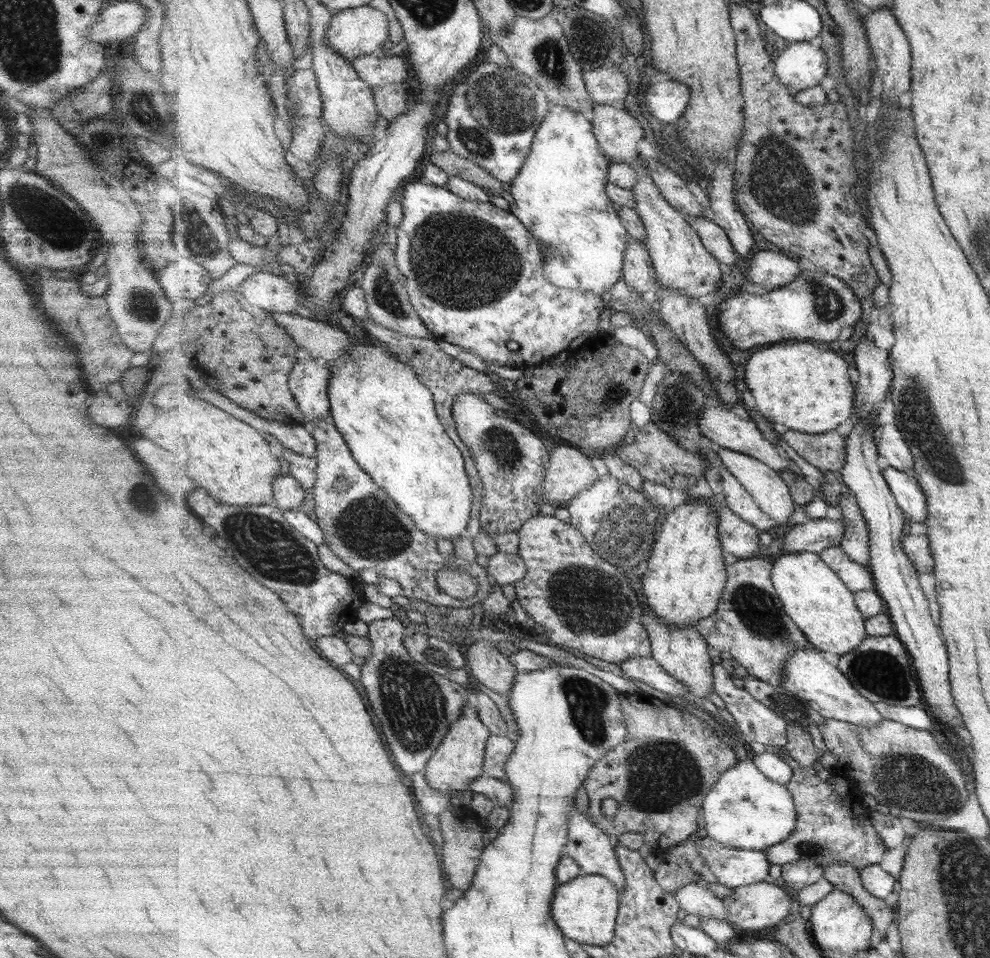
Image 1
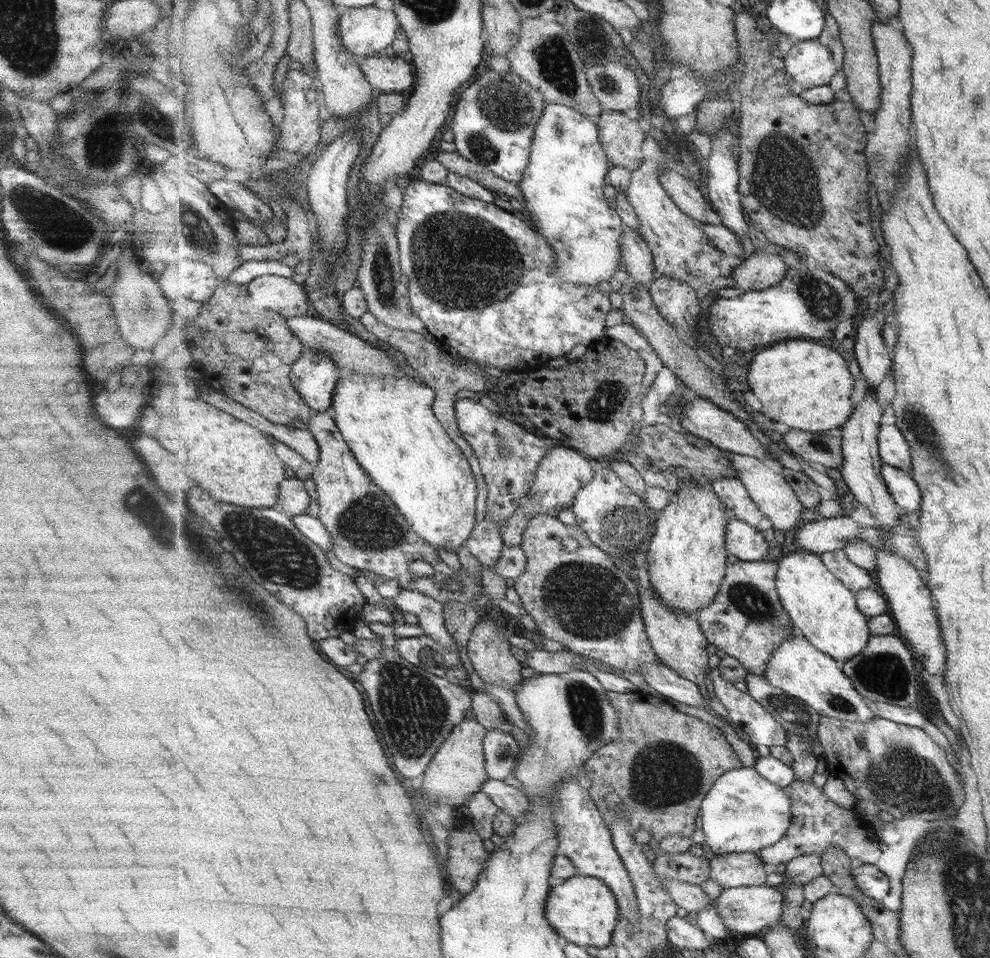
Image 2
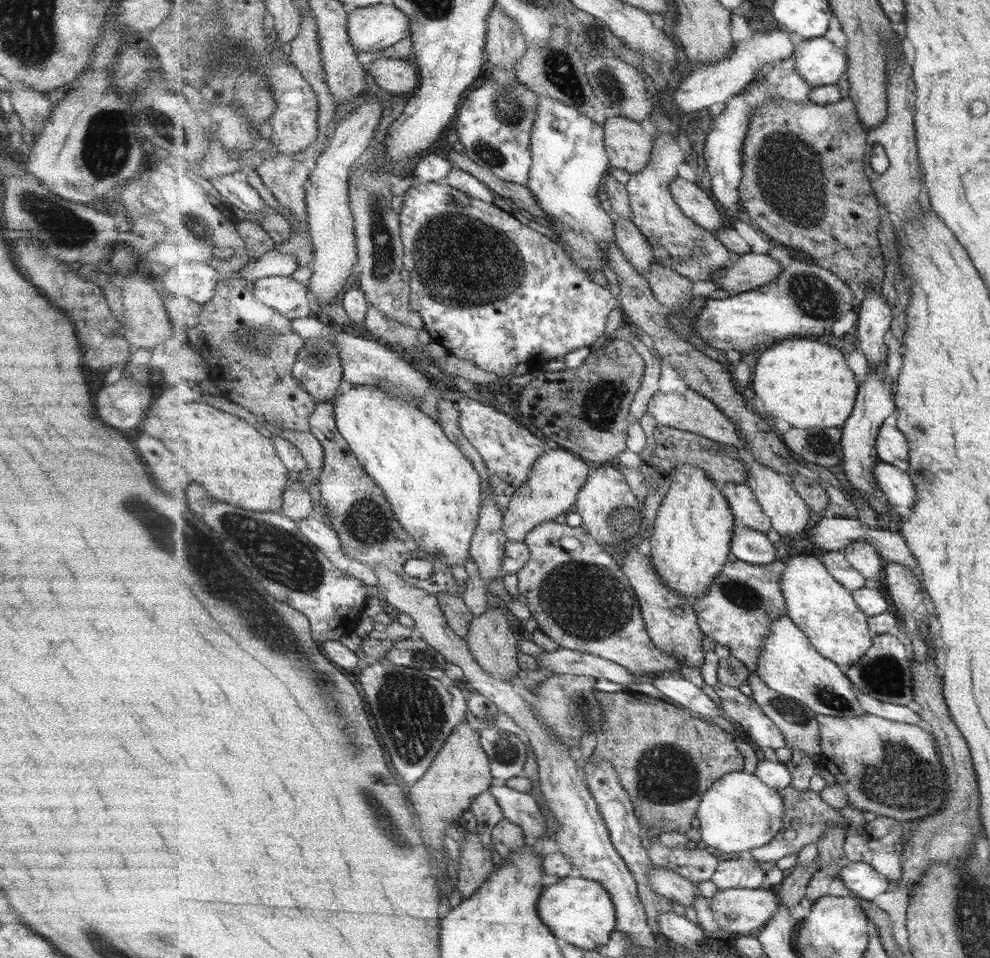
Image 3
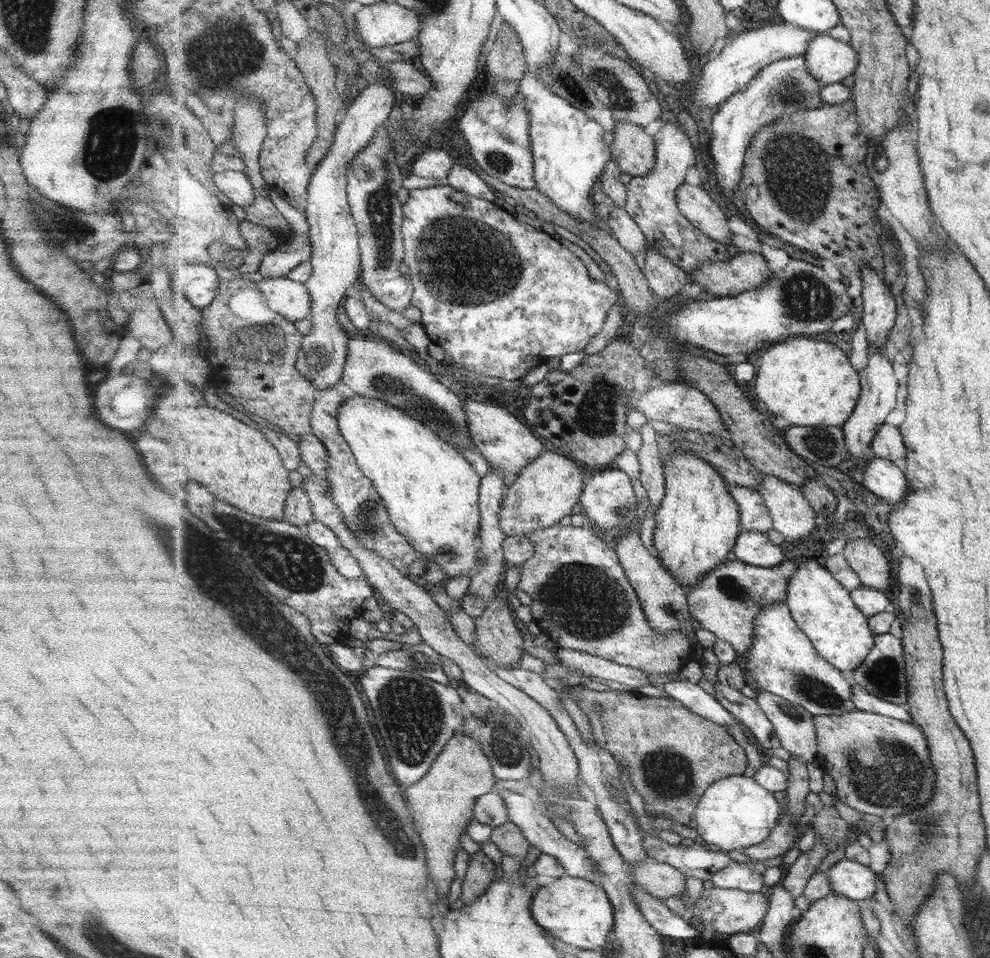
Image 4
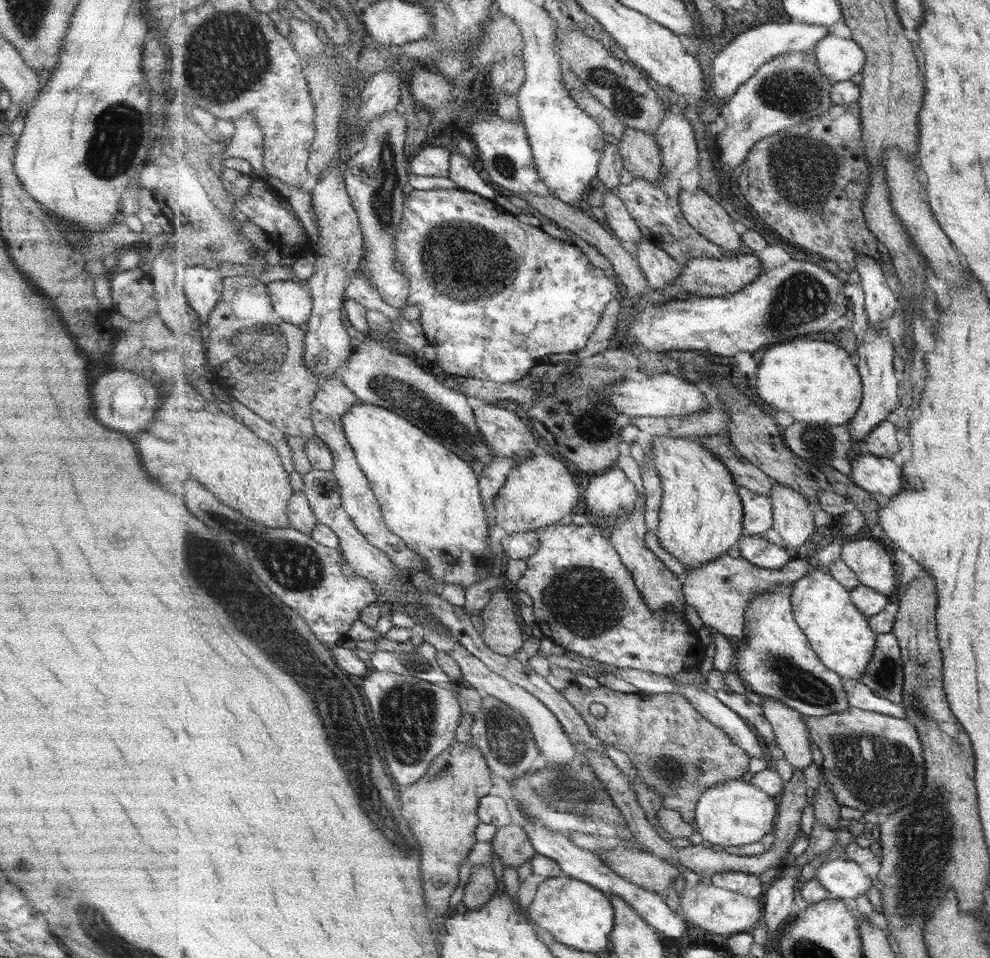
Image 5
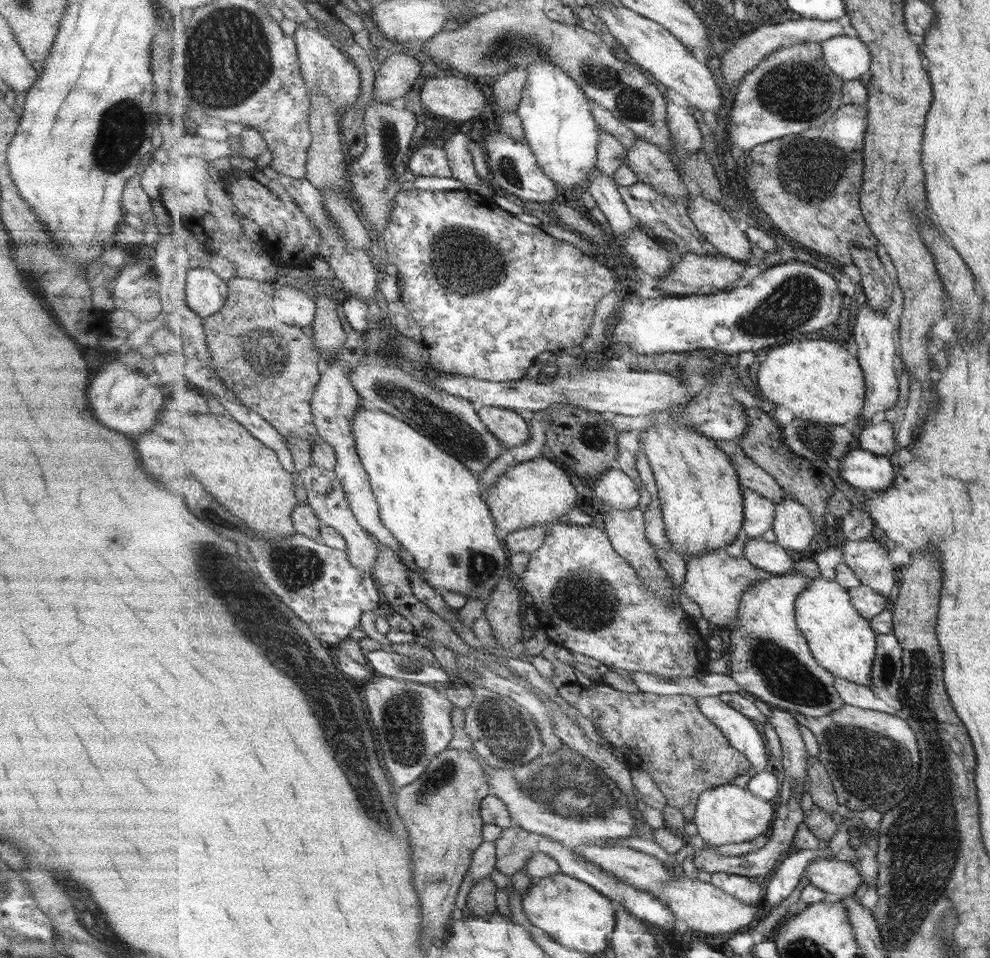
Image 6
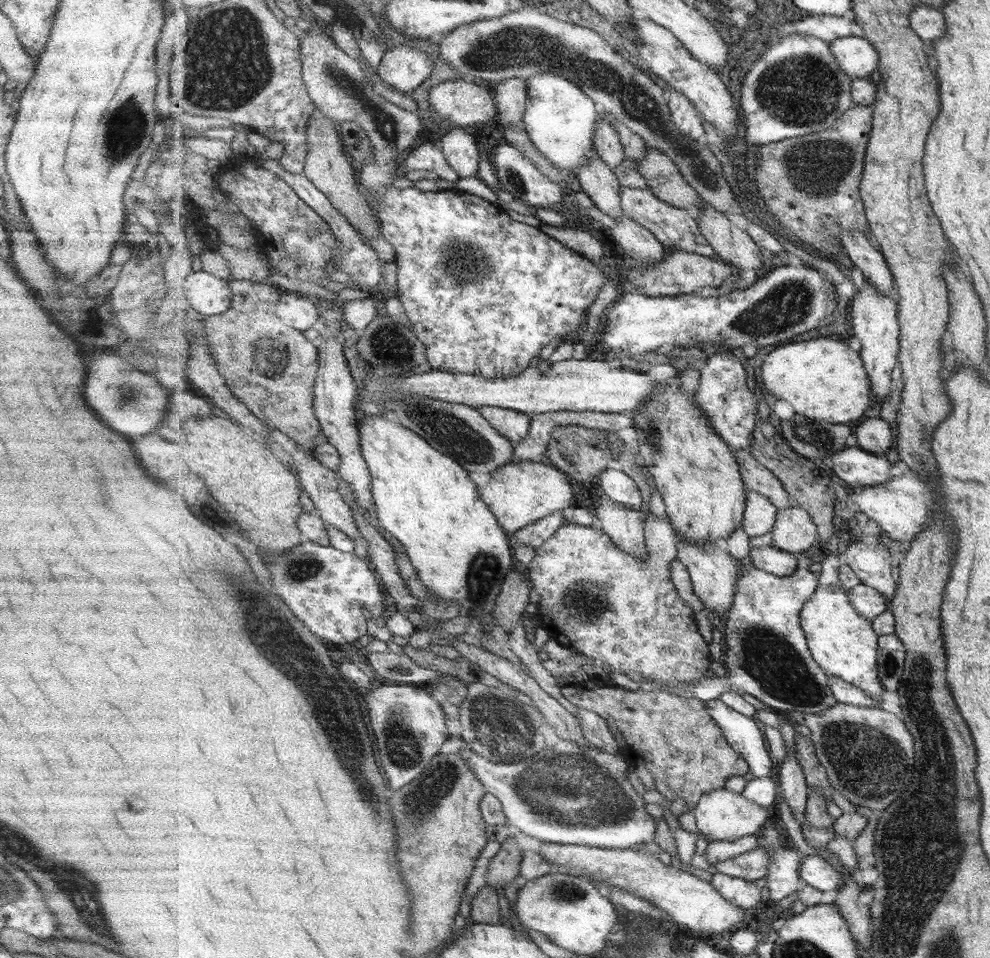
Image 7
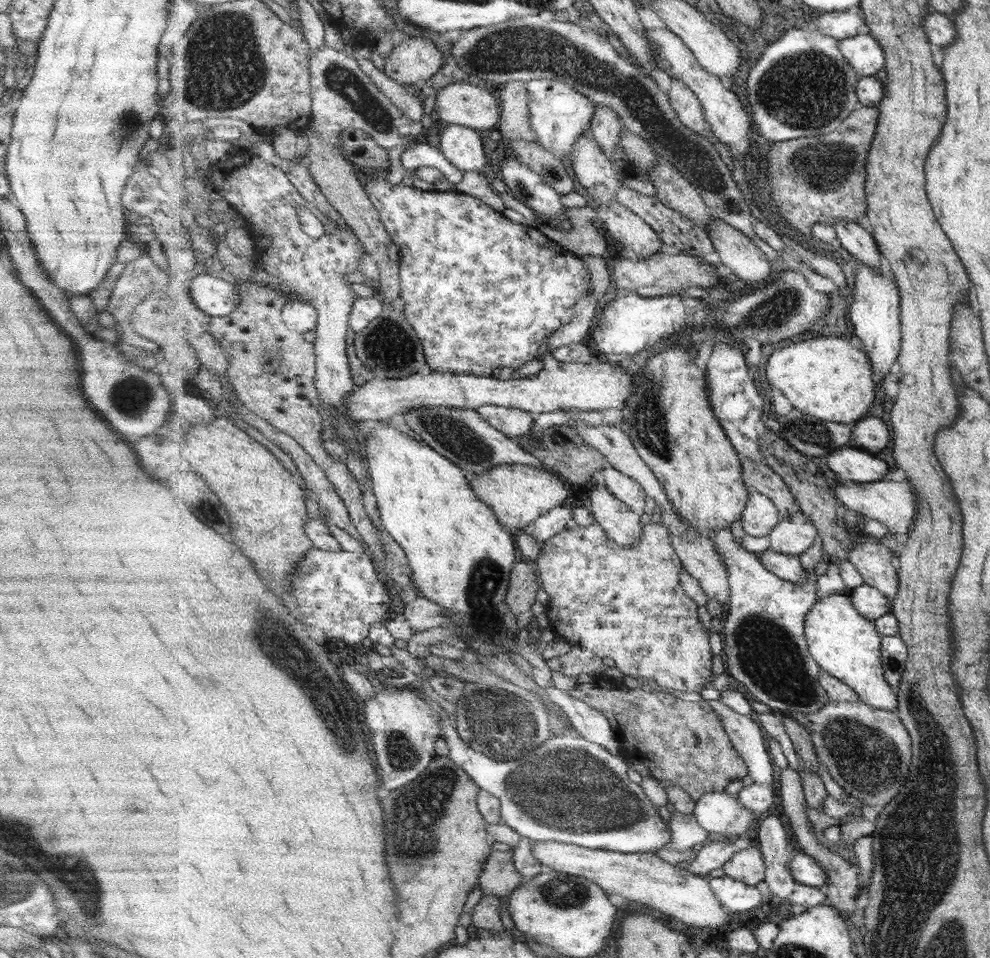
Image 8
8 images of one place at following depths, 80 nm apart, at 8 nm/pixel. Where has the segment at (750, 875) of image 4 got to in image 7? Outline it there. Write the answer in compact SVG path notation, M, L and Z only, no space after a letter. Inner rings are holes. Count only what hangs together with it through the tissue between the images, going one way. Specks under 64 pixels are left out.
M714 871L710 883L714 884L727 900L744 909L753 908L763 900L761 888L756 882Z

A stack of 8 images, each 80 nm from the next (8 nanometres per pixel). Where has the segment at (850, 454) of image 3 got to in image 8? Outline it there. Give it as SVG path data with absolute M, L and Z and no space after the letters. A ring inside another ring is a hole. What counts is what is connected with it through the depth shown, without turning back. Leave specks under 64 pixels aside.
M858 262L860 268L858 275L855 276L854 289L852 290L851 300L851 324L853 332L871 356L871 364L875 374L884 379L891 366L898 364L898 356L902 351L902 324L900 318L902 315L900 307L900 290L894 279L888 278L876 272L868 264Z

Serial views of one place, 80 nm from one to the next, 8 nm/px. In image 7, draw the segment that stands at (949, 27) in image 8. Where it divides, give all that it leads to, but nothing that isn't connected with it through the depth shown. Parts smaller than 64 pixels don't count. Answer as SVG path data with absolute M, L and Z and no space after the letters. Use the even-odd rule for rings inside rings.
M923 2L918 4L910 14L911 26L916 30L919 37L925 40L925 43L930 48L930 57L932 66L939 66L939 63L933 62L932 42L941 38L945 34L945 15L941 9L933 8Z

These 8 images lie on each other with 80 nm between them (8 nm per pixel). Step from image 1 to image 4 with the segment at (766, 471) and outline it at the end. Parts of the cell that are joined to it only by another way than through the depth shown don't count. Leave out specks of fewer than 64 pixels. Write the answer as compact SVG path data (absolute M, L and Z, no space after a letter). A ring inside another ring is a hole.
M765 475L758 491L763 495L764 503L770 510L771 518L774 520L774 529L786 540L797 541L803 536L807 537L809 532L815 528L815 517L818 512L806 499L799 485L788 483L777 475Z

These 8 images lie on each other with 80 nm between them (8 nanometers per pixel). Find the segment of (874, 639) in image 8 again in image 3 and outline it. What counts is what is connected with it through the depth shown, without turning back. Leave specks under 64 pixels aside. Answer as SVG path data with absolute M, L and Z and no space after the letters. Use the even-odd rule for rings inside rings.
M808 554L791 557L786 562L787 568L783 572L782 593L786 597L787 614L793 622L810 637L815 648L819 649L829 660L834 660L843 668L858 664L863 655L867 654L877 635L870 629L869 619L854 600L854 591L840 584L831 574L827 566L817 558Z

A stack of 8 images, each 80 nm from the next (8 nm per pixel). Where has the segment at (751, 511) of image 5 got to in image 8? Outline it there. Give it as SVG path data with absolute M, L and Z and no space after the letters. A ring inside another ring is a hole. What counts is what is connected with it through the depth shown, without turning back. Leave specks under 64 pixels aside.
M753 487L749 491L750 499L742 514L742 528L751 537L769 537L781 522L783 514L771 497Z

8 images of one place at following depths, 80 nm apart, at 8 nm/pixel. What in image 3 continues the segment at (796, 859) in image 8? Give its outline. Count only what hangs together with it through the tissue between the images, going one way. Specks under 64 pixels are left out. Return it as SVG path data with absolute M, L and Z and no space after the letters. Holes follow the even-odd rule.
M847 860L839 880L849 890L850 896L863 897L868 901L875 900L891 889L890 880L869 863Z

